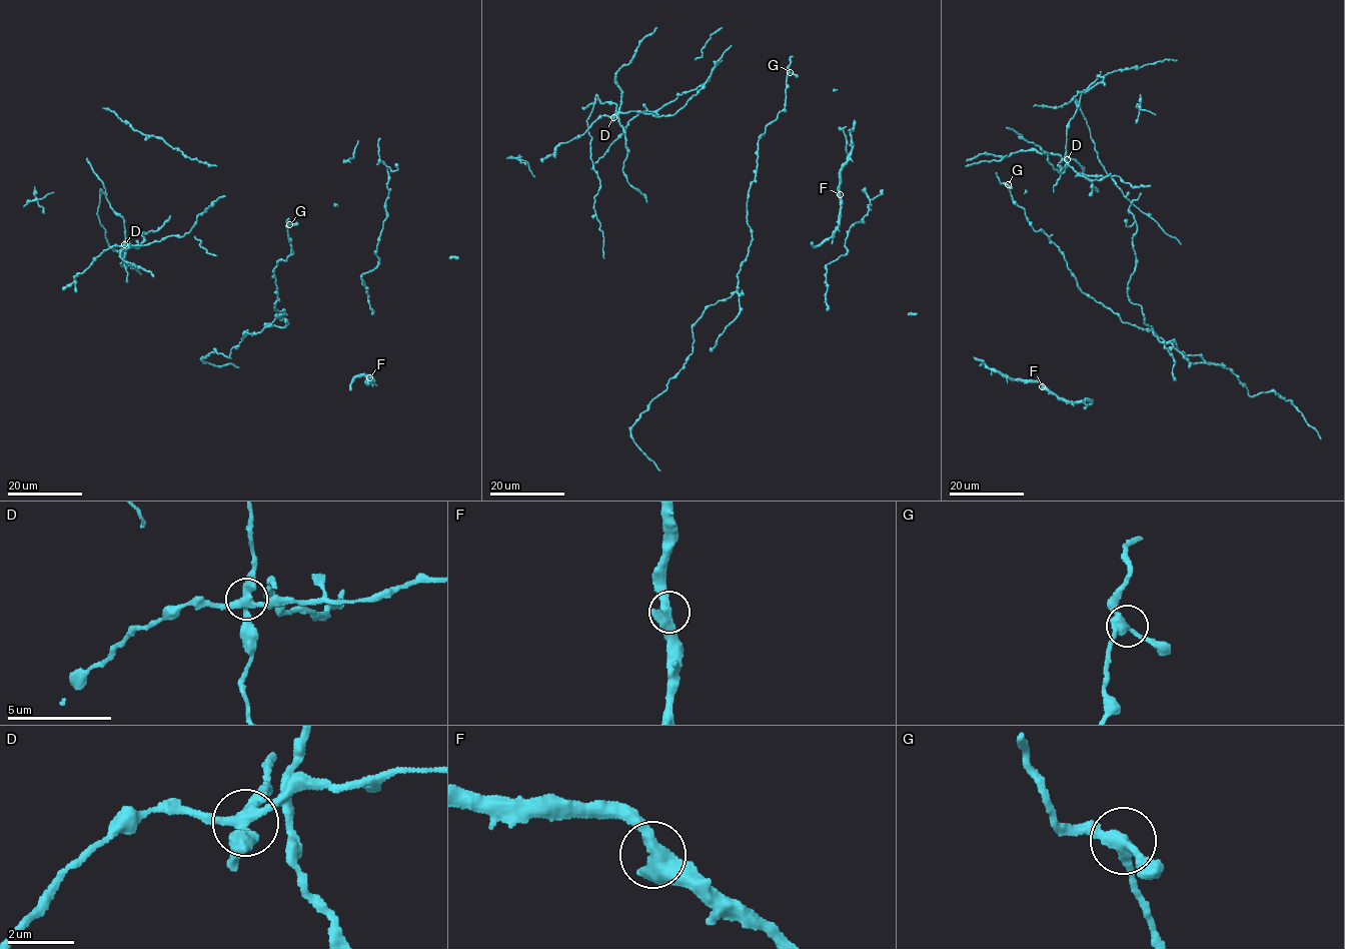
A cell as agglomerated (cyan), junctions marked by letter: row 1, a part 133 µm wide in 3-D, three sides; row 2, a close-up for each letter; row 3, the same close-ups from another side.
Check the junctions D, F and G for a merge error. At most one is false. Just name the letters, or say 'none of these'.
D

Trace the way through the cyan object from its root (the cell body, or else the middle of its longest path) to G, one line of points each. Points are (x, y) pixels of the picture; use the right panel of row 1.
G: (1024, 212), (1012, 199), (1008, 184)

